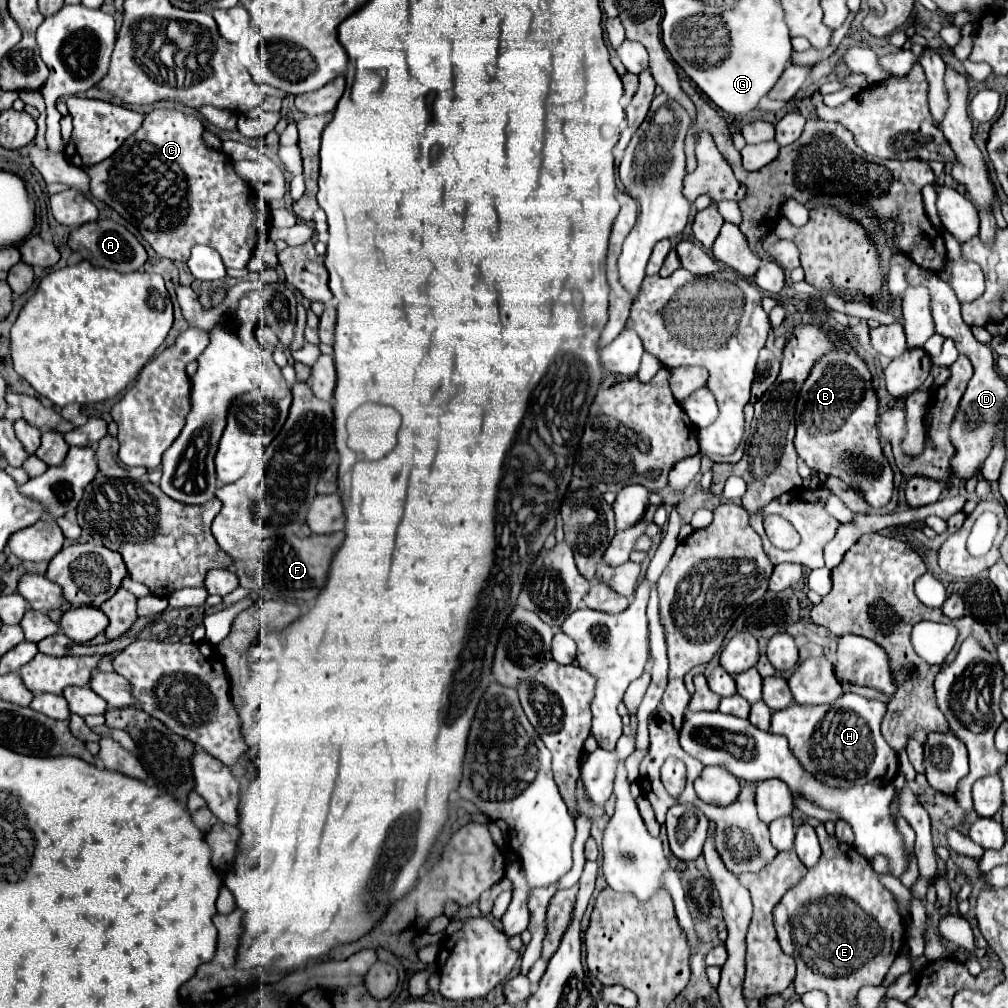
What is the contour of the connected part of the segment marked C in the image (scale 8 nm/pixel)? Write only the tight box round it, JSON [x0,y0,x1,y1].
[86,107,258,269]

